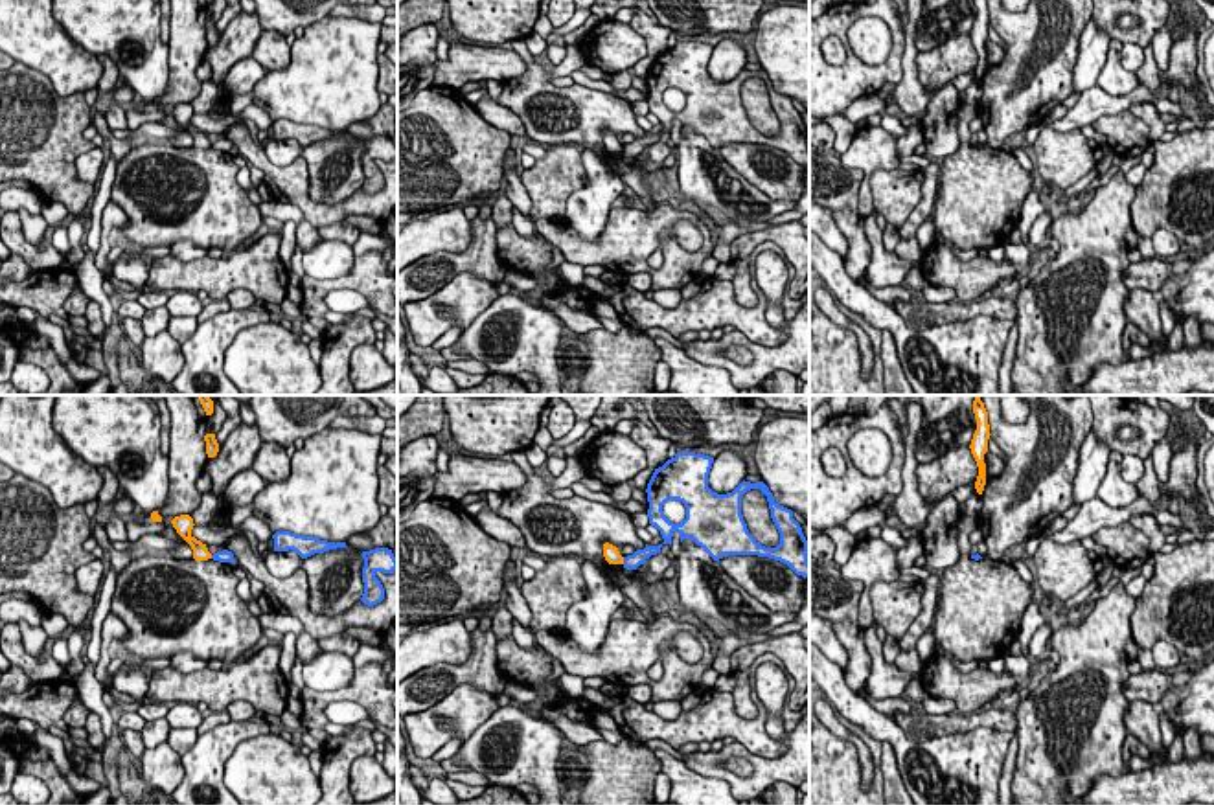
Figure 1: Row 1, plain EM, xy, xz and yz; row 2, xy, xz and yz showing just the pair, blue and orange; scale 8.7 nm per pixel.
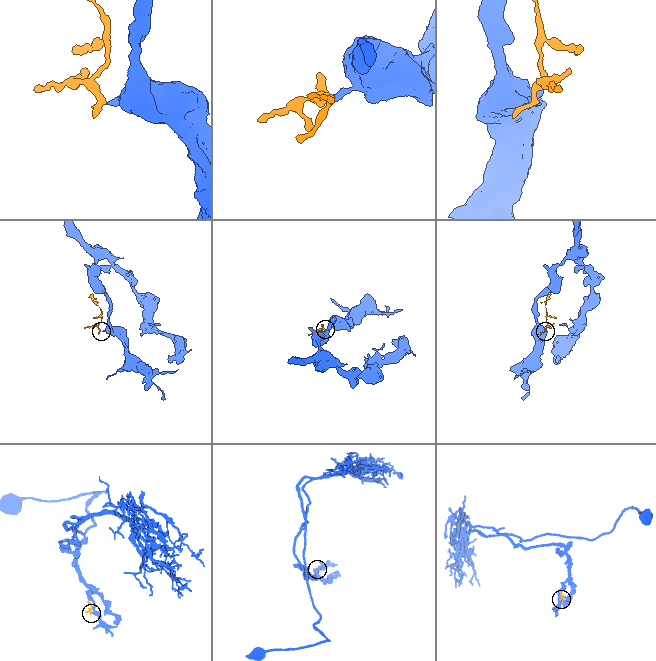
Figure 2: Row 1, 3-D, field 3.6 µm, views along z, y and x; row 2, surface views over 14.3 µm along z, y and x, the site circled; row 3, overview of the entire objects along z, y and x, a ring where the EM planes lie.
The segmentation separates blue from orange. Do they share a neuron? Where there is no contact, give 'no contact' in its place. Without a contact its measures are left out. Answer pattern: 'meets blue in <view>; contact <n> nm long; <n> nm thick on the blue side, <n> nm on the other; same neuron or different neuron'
meets blue in xz; contact 70 nm long; 130 nm thick on the blue side, 140 nm on the other; different neuron

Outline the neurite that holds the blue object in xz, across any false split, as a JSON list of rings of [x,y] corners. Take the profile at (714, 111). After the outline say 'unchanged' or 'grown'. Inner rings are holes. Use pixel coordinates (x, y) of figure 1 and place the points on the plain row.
[[[677,40],[662,55],[655,57],[647,72],[647,105],[664,130],[671,134],[677,119],[681,130],[692,127],[714,149],[727,143],[758,143],[787,153],[796,164],[809,165],[807,136],[800,112],[793,99],[776,92],[763,70],[741,70],[732,81],[717,83],[708,75],[714,46],[695,40]],[[760,77],[769,90],[771,107],[780,121],[776,136],[762,134],[747,118],[741,103],[741,86],[747,79]],[[679,88],[686,96],[686,107],[673,112],[664,105],[662,94]]] | unchanged

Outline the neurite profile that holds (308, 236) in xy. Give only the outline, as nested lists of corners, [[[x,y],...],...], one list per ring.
[[[305,219],[296,224],[296,246],[304,252],[315,248],[322,241],[318,230]]]

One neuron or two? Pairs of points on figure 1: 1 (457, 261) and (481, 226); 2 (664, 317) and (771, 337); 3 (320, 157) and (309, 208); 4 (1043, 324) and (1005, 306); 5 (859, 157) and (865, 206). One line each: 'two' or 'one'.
1: one
2: one
3: two
4: two
5: one

